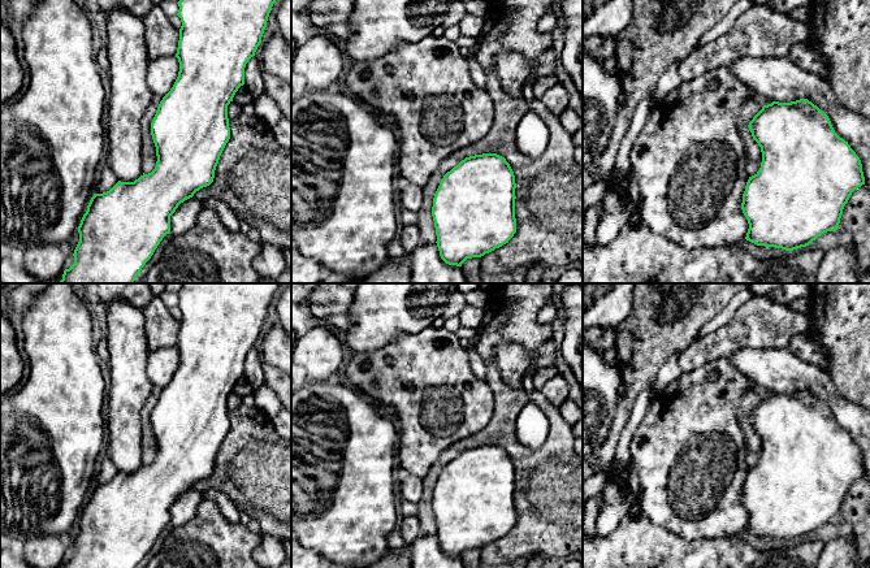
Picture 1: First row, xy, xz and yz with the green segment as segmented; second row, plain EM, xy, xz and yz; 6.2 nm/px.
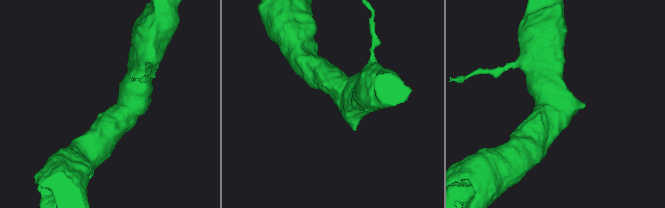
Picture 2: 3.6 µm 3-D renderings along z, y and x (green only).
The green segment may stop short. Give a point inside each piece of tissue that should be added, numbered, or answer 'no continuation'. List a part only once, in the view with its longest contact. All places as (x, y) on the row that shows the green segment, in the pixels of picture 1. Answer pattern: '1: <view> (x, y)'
no continuation

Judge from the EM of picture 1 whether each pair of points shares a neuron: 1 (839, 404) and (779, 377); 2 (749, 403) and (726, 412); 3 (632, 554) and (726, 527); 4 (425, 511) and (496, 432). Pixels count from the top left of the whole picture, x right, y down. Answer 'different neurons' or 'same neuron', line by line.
1: same neuron
2: different neurons
3: different neurons
4: same neuron

